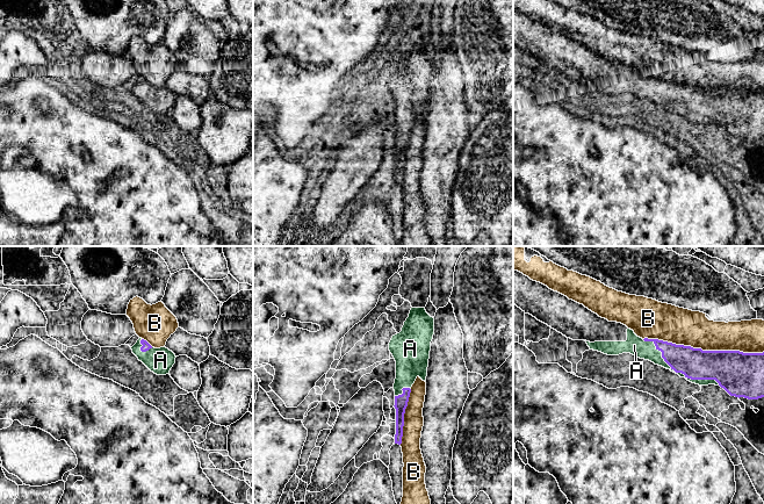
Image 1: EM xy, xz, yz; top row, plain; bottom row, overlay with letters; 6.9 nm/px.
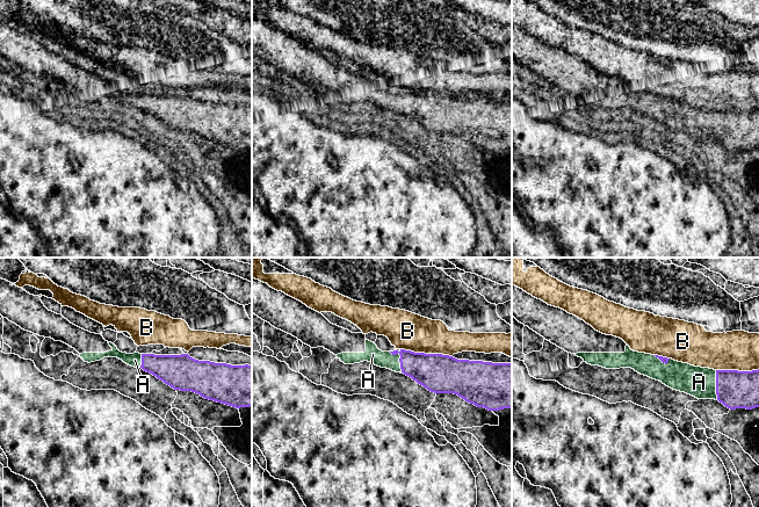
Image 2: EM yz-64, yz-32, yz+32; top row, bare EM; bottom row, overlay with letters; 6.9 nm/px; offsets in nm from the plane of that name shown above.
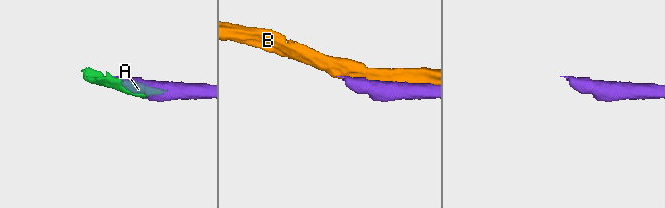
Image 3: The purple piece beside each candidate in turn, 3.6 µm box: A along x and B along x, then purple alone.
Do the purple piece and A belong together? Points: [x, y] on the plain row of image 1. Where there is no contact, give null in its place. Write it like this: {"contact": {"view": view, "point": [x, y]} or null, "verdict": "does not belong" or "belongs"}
{"contact": {"view": "yz", "point": [678, 112]}, "verdict": "belongs"}

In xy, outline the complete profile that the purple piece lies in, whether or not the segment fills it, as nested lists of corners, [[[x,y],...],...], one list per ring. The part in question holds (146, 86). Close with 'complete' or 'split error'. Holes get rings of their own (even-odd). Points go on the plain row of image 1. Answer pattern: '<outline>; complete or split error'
[[[142,78],[137,80],[131,89],[138,100],[157,115],[170,114],[175,103],[176,96],[172,91],[166,87],[154,88]]]; split error

